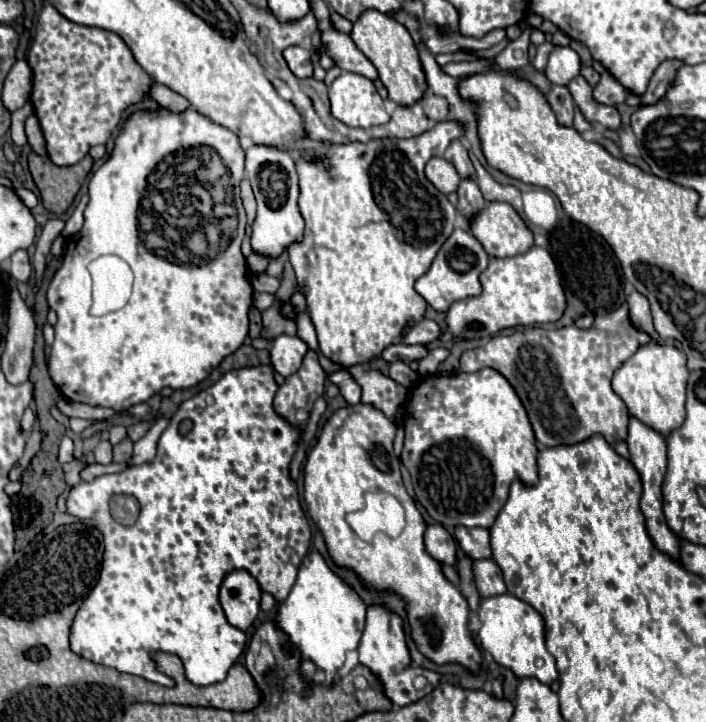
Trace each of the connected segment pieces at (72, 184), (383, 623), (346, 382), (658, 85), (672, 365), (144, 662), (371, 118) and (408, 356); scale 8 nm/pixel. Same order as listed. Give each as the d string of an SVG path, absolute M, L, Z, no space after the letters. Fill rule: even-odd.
M37 153L29 155L29 171L33 175L35 185L41 191L41 201L51 213L65 213L79 187L83 185L87 173L91 171L93 159L87 155L83 161L71 167L59 167L49 157L39 157Z
M369 605L367 607L367 623L363 629L363 637L359 643L359 661L361 665L367 665L375 675L381 677L383 685L385 685L385 693L393 703L411 703L413 695L397 695L397 691L401 689L397 685L397 675L411 665L411 655L409 655L409 647L405 641L405 629L403 629L403 619L389 611L385 605Z
M337 371L337 373L329 375L329 379L331 379L335 385L339 385L341 395L345 397L345 401L347 401L349 405L355 405L355 403L361 401L361 387L353 381L353 377L351 377L347 371Z
M663 61L659 65L659 69L655 71L655 75L653 75L653 79L649 83L647 93L641 97L641 105L651 105L651 103L655 103L655 101L661 99L657 95L663 95L665 89L671 85L671 81L673 81L673 69L677 69L677 67L679 65L675 65L673 61Z
M649 341L641 345L613 375L613 391L625 401L629 413L653 427L661 435L671 433L685 420L685 387L689 371L685 367L685 353L669 343L659 345Z
M259 365L259 367L245 367L245 369L235 369L225 373L215 385L211 385L209 389L197 393L195 397L183 401L177 409L177 413L173 415L171 423L167 425L167 429L161 433L161 439L157 441L157 455L151 463L143 463L137 467L129 467L123 473L117 475L103 475L97 477L95 481L87 483L79 483L77 487L73 487L69 499L67 499L67 511L79 519L95 519L97 527L103 533L103 541L105 541L105 553L103 553L103 567L101 567L101 575L97 585L93 587L93 591L89 593L89 597L85 599L83 607L77 611L77 617L73 621L71 627L71 649L105 667L113 667L121 673L131 673L137 677L143 677L147 681L165 685L165 687L173 687L175 681L167 675L163 675L161 671L157 671L155 663L151 661L151 655L155 651L165 651L165 653L173 653L183 661L185 667L185 677L187 681L191 681L193 685L213 685L219 683L227 677L229 667L241 657L243 649L245 649L245 633L241 629L235 629L233 625L229 625L229 621L225 619L225 613L219 605L219 585L223 581L223 577L227 573L231 573L233 569L245 569L251 575L255 575L259 587L267 593L271 593L277 601L283 601L283 597L287 597L287 593L291 591L291 585L295 583L295 573L299 569L299 561L303 561L303 557L309 551L309 523L305 519L305 513L299 505L299 495L297 495L297 485L295 481L291 481L289 477L289 463L297 451L297 441L301 437L301 433L297 429L293 429L283 417L279 417L273 411L273 397L277 393L277 383L273 379L273 369L269 365ZM115 493L125 493L125 495L133 495L137 497L139 505L141 505L141 513L139 519L133 525L121 525L117 523L111 513L109 513L109 497Z
M341 73L329 87L331 113L349 127L373 127L389 121L373 81L359 73Z
M395 343L395 345L389 345L387 349L383 349L381 357L385 361L405 361L405 363L411 363L413 359L421 359L427 355L427 349L423 345L407 345L407 343Z

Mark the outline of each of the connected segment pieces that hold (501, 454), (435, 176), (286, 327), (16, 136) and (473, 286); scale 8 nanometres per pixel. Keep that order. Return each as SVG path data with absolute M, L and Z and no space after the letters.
M495 369L421 379L411 391L403 427L405 447L401 459L411 475L415 495L425 511L447 529L457 525L489 529L507 501L511 481L521 479L525 485L537 483L537 441L527 411L511 383Z
M433 157L427 167L425 167L425 175L427 179L445 195L457 191L459 187L459 175L455 171L455 167L447 161L447 159L441 159L441 157Z
M275 301L269 309L265 309L261 313L263 317L263 331L261 337L267 341L273 341L279 335L295 335L297 333L297 325L291 319L283 319L279 313L279 303Z
M27 101L21 109L11 113L11 139L15 145L25 145L27 137L25 137L25 119L33 113L33 105L31 101Z
M457 227L449 239L443 243L439 249L437 257L433 259L431 267L427 269L425 275L421 275L415 281L415 291L435 309L445 313L453 301L461 301L467 297L475 297L481 293L481 283L479 283L479 273L487 269L489 255L481 247L481 243L465 229Z

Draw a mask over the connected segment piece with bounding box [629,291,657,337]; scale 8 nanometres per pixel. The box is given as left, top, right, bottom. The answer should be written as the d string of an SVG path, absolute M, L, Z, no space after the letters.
M633 291L629 295L629 311L631 311L631 321L633 321L633 325L637 329L649 333L651 337L657 337L657 333L653 329L653 321L651 321L649 301L639 291Z

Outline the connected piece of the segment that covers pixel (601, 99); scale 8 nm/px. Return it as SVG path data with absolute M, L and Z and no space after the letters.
M607 71L601 75L601 81L593 89L593 99L601 105L619 105L625 101L627 95L629 91Z

